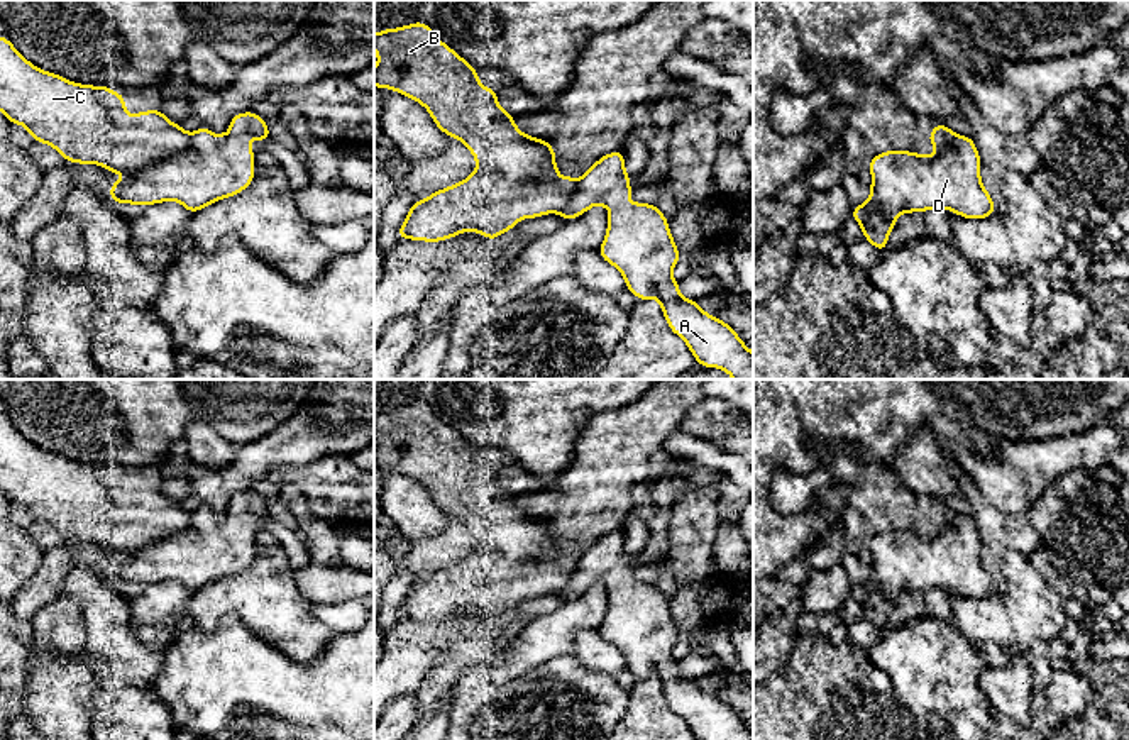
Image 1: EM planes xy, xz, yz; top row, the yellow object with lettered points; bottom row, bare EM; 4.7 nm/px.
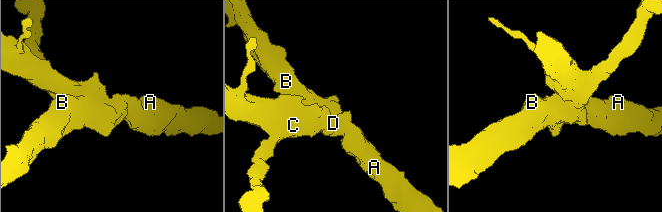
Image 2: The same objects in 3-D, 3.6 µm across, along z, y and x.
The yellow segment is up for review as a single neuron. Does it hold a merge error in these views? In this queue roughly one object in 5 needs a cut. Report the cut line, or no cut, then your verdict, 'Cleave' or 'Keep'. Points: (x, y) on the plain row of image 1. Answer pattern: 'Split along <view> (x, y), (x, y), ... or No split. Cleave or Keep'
Split along xz (478, 542), (518, 561), (557, 557). Cleave

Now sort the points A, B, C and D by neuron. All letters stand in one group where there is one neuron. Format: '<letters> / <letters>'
A B D / C

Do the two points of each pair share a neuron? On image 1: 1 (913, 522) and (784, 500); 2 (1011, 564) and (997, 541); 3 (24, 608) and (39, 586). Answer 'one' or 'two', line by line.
1: one
2: two
3: one

